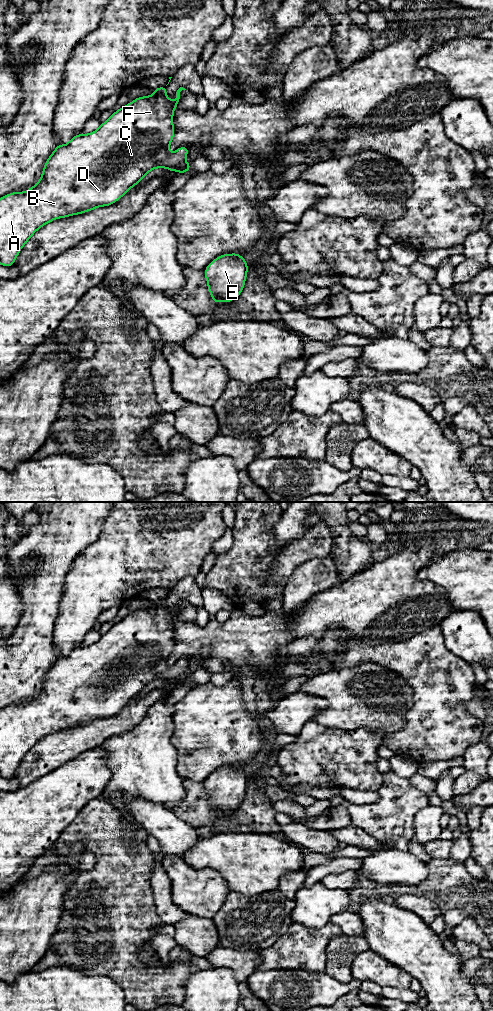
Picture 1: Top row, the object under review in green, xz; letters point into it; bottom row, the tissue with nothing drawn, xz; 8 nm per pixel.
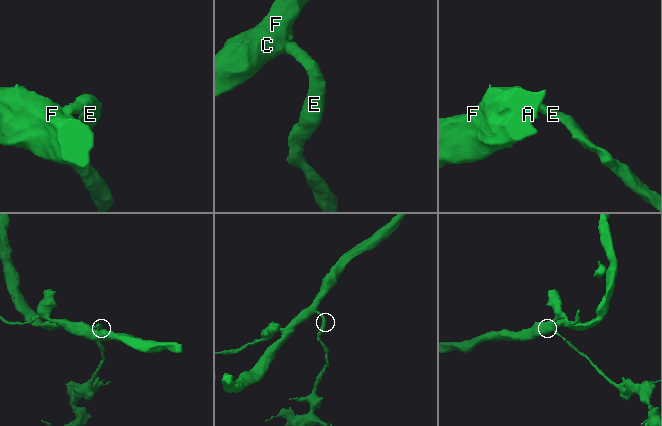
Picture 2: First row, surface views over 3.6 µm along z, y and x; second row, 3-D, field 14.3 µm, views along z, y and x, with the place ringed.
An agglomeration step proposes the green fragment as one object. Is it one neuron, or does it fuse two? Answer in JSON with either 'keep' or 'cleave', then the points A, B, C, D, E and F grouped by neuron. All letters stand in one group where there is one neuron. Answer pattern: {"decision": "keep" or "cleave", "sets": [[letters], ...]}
{"decision": "keep", "sets": [["A", "B", "C", "D", "E", "F"]]}

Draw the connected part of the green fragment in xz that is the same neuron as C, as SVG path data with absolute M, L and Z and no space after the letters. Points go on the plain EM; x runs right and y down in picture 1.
M166 598L157 600L154 603L153 608L145 608L136 610L133 614L125 617L121 621L113 625L113 627L94 644L74 648L66 657L58 657L51 668L45 675L42 688L38 695L25 704L14 704L0 710L0 776L10 779L14 776L16 769L25 755L31 750L31 748L42 738L53 733L57 730L65 730L76 726L82 726L87 723L94 722L97 719L109 718L118 713L124 706L138 696L142 690L155 680L168 680L169 683L178 683L180 686L190 682L190 675L186 675L186 669L188 665L188 659L180 659L174 665L169 663L169 657L172 654L174 648L174 636L172 635L174 621L177 619L179 613L181 613L180 604L186 602L180 599L176 604L176 613L172 613L166 607Z

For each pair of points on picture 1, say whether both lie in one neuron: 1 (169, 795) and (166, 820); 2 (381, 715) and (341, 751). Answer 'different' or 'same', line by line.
1: different
2: different

